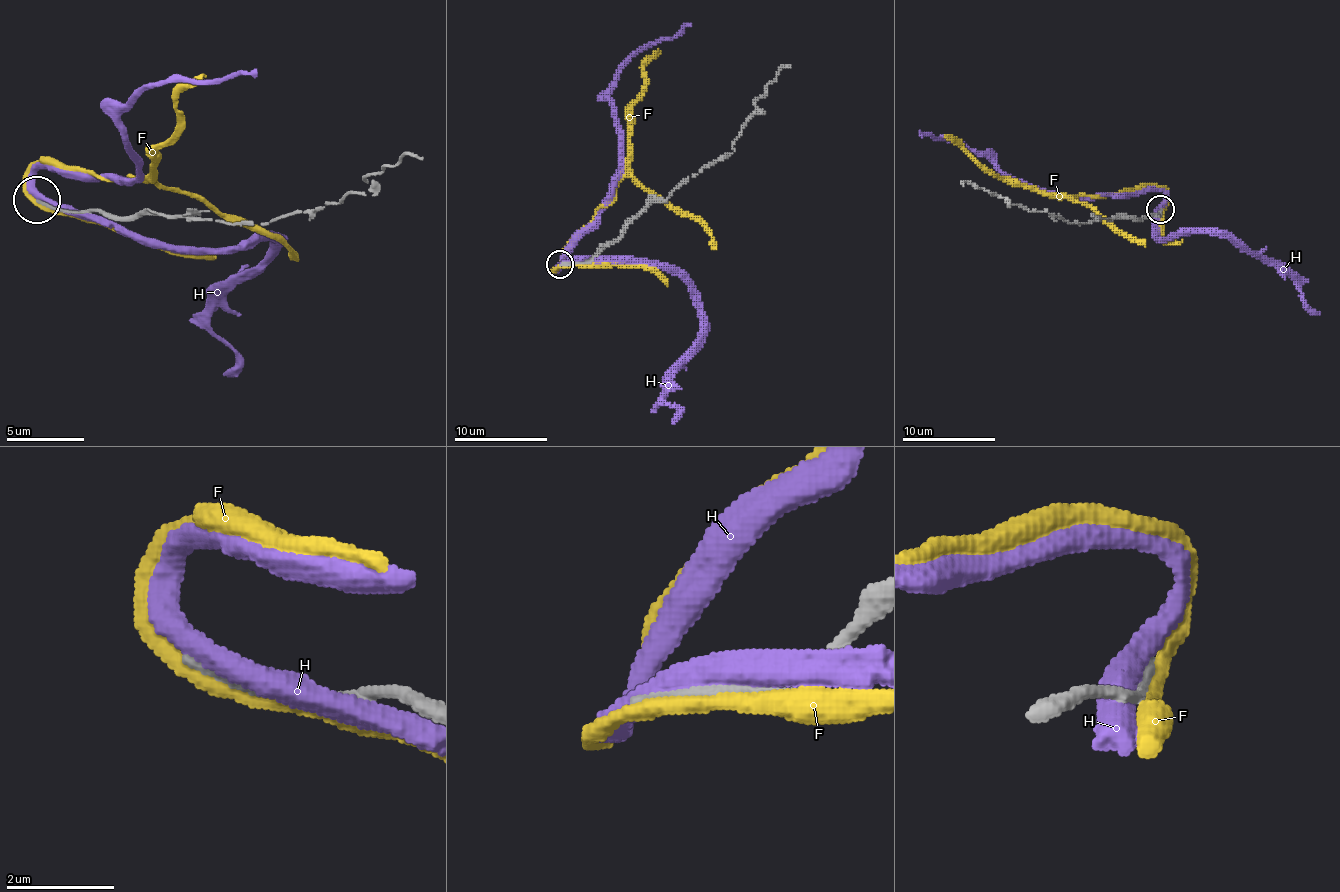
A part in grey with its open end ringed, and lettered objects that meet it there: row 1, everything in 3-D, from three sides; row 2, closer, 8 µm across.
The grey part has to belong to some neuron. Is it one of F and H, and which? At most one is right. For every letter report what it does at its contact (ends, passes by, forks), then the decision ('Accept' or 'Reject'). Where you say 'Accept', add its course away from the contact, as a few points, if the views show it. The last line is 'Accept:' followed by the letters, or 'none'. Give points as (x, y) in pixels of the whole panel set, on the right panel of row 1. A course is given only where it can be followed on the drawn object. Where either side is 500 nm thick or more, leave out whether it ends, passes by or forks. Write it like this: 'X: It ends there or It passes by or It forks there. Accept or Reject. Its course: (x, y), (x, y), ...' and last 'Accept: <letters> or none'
F: It passes by. Reject
H: Reject
Accept: none

